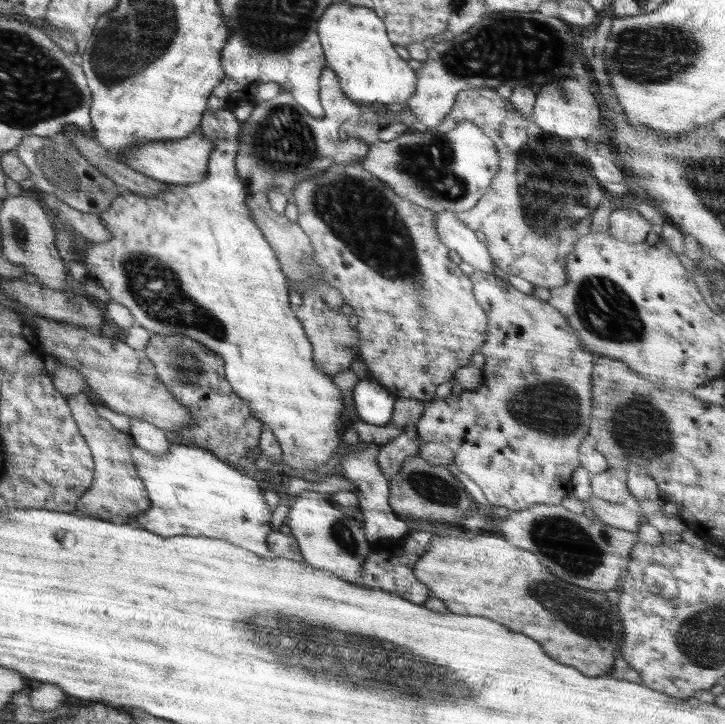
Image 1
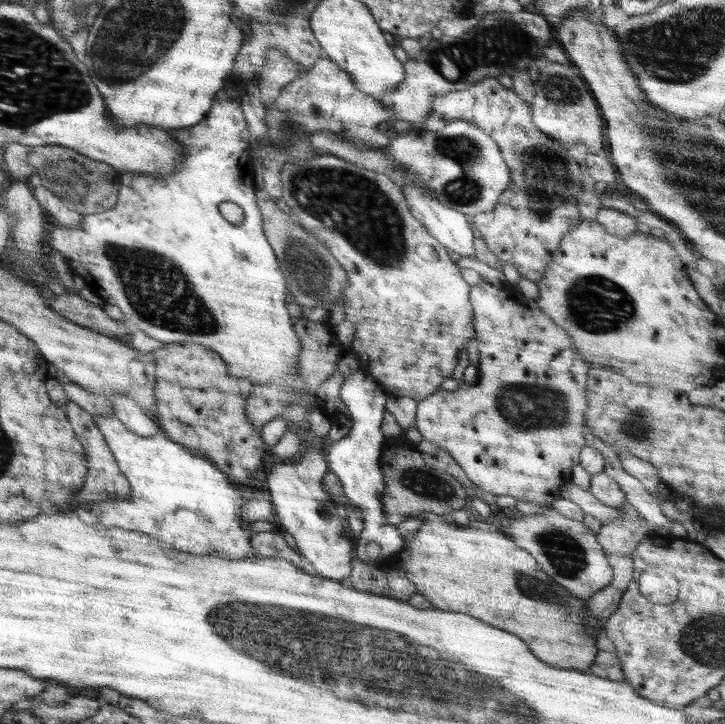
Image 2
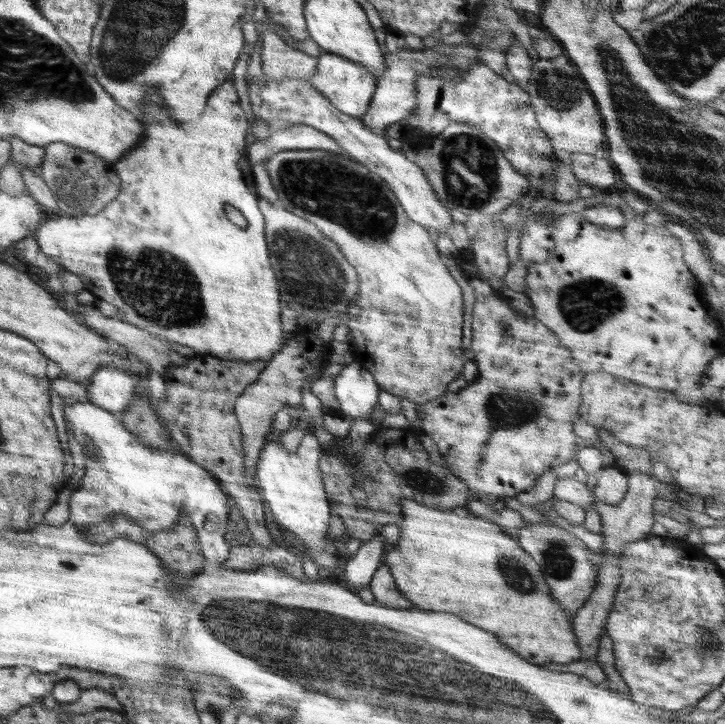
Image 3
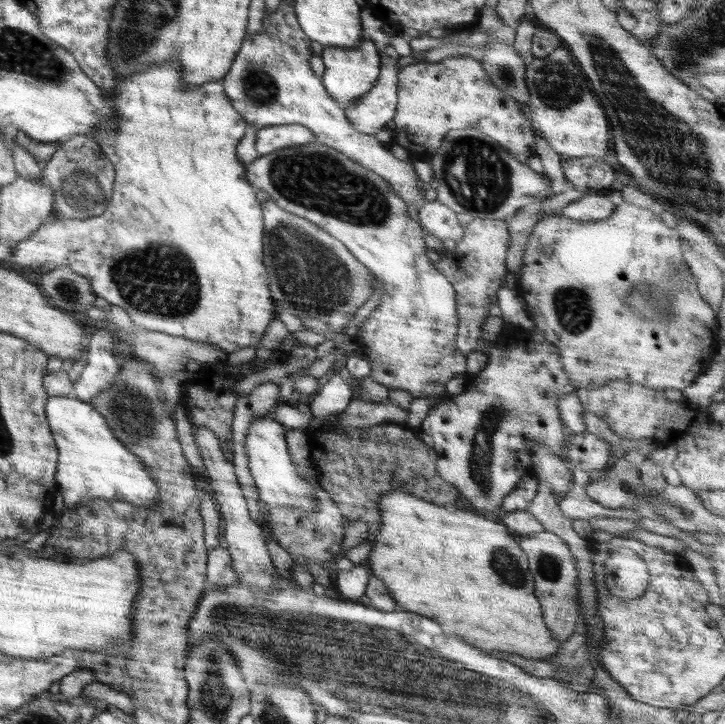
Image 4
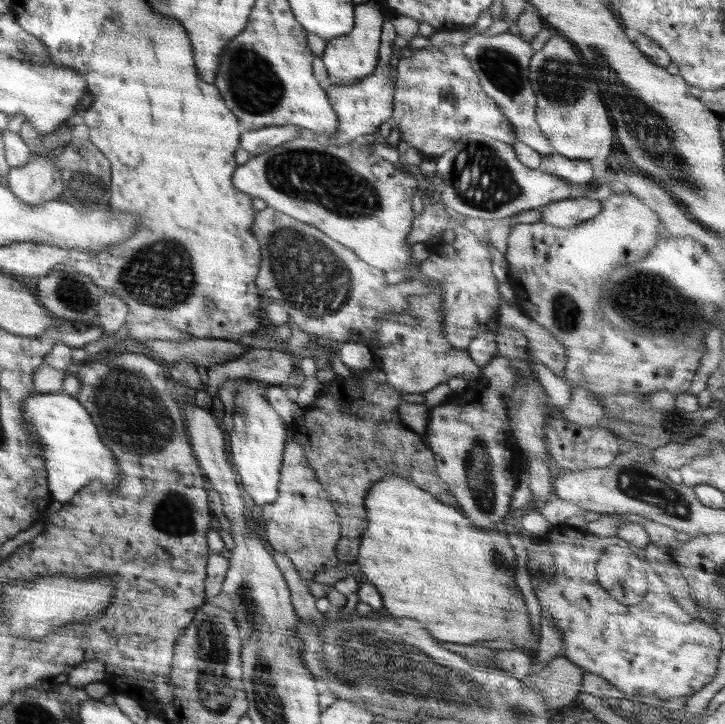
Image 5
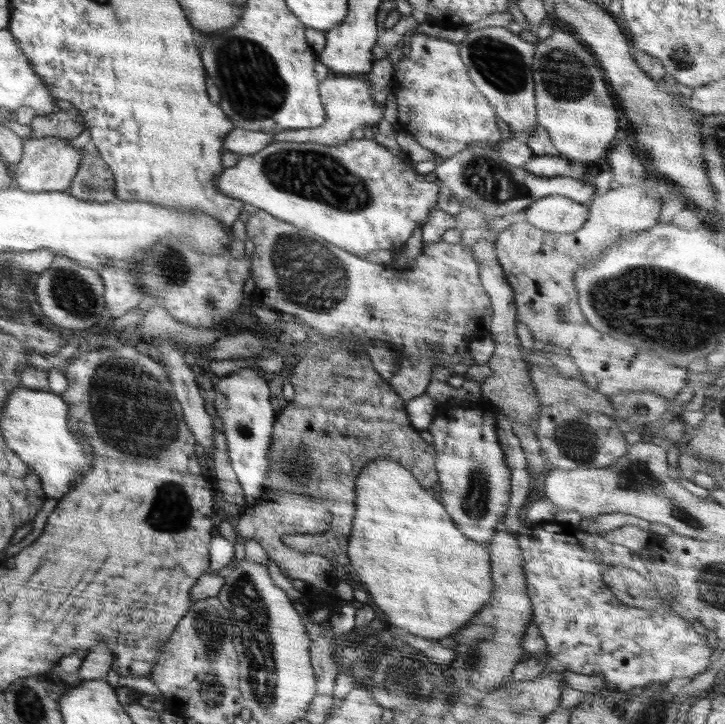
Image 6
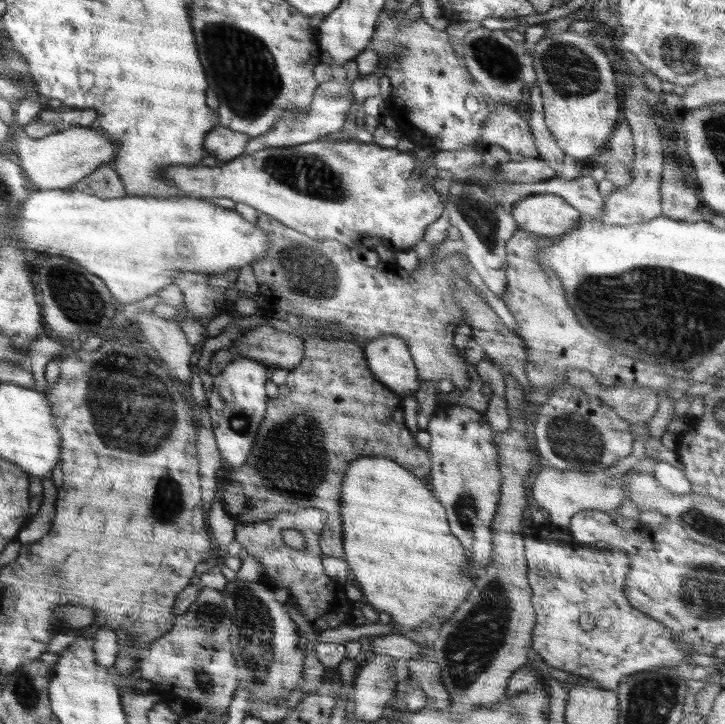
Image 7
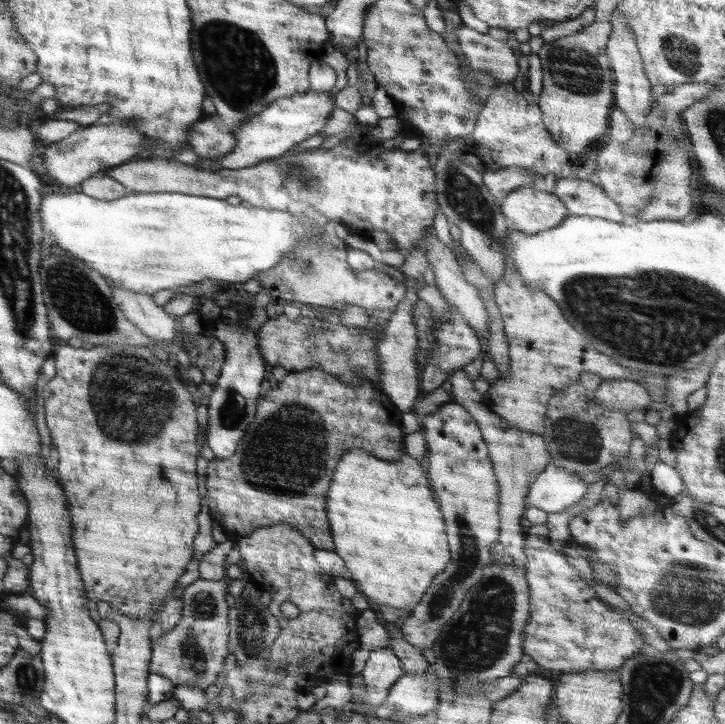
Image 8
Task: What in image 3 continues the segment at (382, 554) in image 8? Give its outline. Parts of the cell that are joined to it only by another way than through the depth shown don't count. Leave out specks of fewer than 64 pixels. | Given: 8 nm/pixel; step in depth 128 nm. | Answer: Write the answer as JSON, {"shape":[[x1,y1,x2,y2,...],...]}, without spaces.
{"shape":[[402,500,400,507,400,538,394,550,388,550,385,554,383,564,390,568,398,590,413,606,420,610,456,614,462,620,468,620,468,624,476,624,478,628,495,634,502,644,532,664,568,664,584,659,573,632,573,618,553,600,542,578,541,568,519,546,514,533,471,513,460,518,452,511,429,508,414,500]]}

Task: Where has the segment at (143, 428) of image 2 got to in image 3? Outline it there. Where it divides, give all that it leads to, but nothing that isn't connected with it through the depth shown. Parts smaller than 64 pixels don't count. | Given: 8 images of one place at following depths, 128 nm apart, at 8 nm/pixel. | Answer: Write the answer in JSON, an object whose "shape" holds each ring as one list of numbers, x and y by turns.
{"shape":[[112,363,102,367,86,384,89,402,113,414,123,413,134,400,134,377]]}

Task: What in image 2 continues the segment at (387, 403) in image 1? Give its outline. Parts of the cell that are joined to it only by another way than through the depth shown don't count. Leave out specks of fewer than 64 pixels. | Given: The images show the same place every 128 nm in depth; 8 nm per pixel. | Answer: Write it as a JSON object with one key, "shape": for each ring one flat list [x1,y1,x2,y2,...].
{"shape":[[358,370,343,382,340,398,351,414,351,427,344,437,334,439,325,457,329,469,334,471,341,482,344,496,355,507,360,508,363,516,363,530,360,539,356,540,354,555,366,564,377,566,381,561,388,560,390,556,400,552,408,543,400,536,396,525,388,523,385,519,384,505,382,505,386,482,380,470,380,461,386,437,382,434,380,425,386,412,385,404,388,395,382,392,381,385,375,378,363,370]]}

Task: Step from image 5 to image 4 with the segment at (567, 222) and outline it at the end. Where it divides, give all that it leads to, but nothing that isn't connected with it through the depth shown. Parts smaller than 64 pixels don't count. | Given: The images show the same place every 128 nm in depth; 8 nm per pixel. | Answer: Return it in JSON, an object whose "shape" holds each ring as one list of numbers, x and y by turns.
{"shape":[[586,194,584,198,570,202,555,214,560,217,565,216,572,220,586,222,604,220,614,211,615,205,607,197]]}

